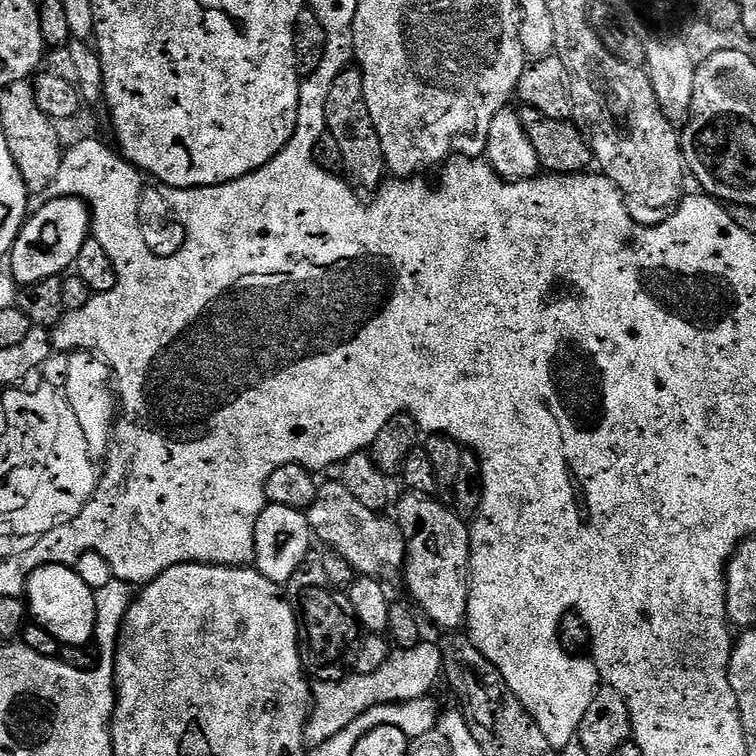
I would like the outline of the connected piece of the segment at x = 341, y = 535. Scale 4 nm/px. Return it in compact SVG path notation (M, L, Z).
M341 482L321 483L316 489L314 502L306 509L306 515L308 524L312 527L313 537L319 543L321 540L321 545L333 548L338 554L342 554L342 558L346 558L346 562L350 562L350 566L354 566L359 575L384 578L387 572L399 573L403 569L406 559L406 545L404 536L400 533L399 524L396 523L395 519L388 517L387 520L387 515L362 506L362 503L358 502Z

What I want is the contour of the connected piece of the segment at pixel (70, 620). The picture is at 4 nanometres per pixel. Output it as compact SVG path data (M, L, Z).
M47 564L39 567L28 576L24 591L26 606L31 619L42 626L48 633L65 647L85 647L93 641L96 622L95 591L80 579L71 565Z

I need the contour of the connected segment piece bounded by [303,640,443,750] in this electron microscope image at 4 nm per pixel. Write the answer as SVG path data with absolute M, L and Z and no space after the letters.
M422 640L414 647L393 649L385 662L371 674L356 673L337 681L313 681L309 687L310 707L304 723L305 749L311 750L334 738L343 727L348 726L359 714L378 705L399 704L425 699L441 679L443 656L437 643Z

